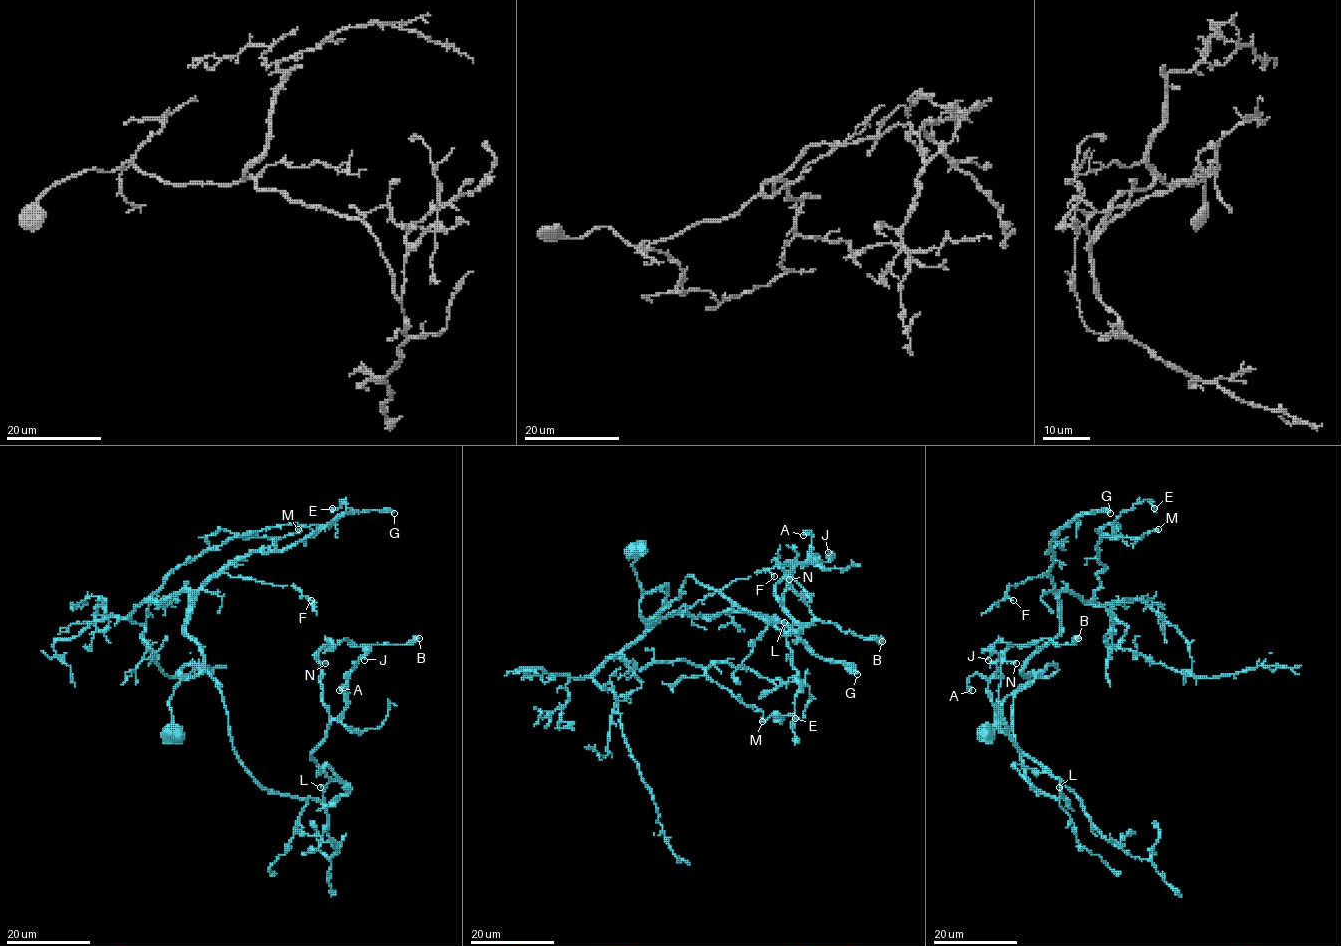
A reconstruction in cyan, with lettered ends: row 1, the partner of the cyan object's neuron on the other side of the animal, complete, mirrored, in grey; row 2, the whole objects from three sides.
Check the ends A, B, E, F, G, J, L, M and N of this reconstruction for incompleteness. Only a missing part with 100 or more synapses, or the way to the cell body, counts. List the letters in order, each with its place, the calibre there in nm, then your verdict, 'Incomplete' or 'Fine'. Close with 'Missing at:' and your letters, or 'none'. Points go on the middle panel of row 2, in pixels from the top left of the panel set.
A: Place: (803, 535). Thickness 500 nm. Fine
B: Place: (882, 641). Thickness 750 nm. Fine
E: Place: (795, 718). Thickness 130 nm. Fine
F: Place: (774, 576). Thickness 100 nm. Fine
G: Place: (857, 674). Thickness 500 nm. Incomplete
J: Place: (828, 552). Thickness 110 nm. Fine
L: Place: (784, 622). Thickness 90 nm. Fine
M: Place: (762, 721). Thickness 480 nm. Fine
N: Place: (789, 579). Thickness 80 nm. Fine
Missing at: G

